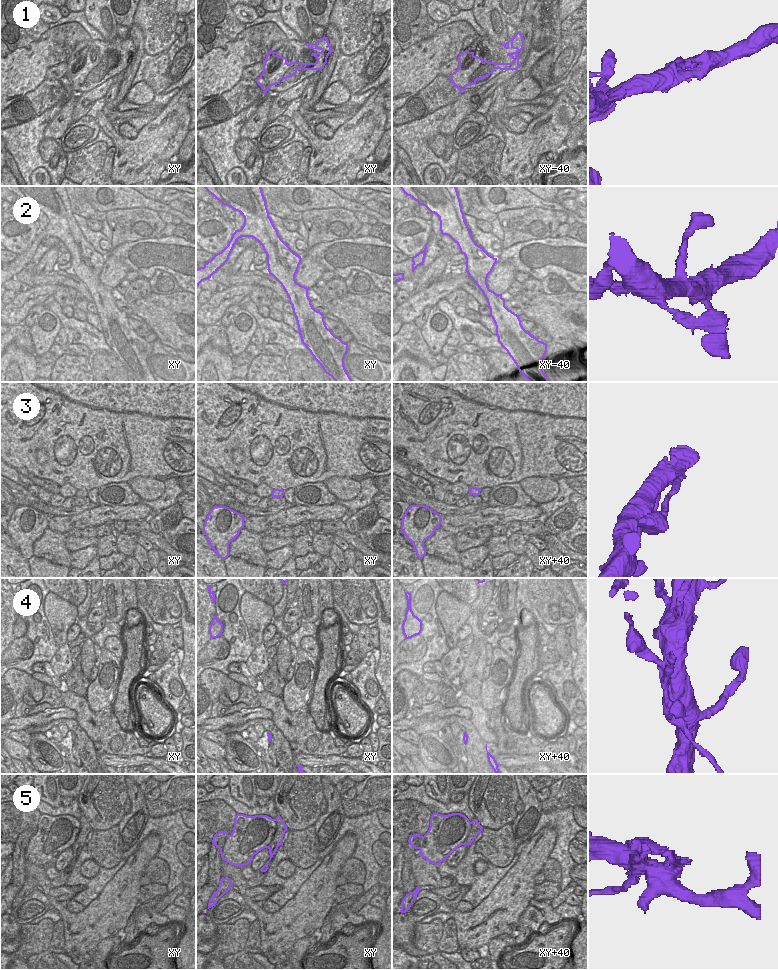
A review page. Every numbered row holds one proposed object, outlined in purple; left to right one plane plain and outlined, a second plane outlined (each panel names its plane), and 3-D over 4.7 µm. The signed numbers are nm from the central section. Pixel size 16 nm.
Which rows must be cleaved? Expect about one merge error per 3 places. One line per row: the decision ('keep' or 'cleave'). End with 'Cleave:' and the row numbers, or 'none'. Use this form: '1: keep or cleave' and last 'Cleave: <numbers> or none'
1: keep
2: keep
3: keep
4: keep
5: cleave
Cleave: 5

